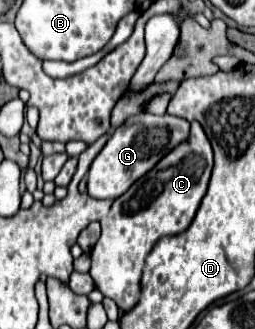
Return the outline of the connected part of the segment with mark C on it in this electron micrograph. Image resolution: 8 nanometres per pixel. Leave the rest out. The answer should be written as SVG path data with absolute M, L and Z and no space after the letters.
M191 121L187 141L173 147L143 179L137 179L127 193L113 201L111 213L101 219L101 237L91 249L91 277L99 291L113 299L119 309L129 311L141 295L141 271L153 245L165 235L183 233L207 191L213 167L211 143L197 121Z

